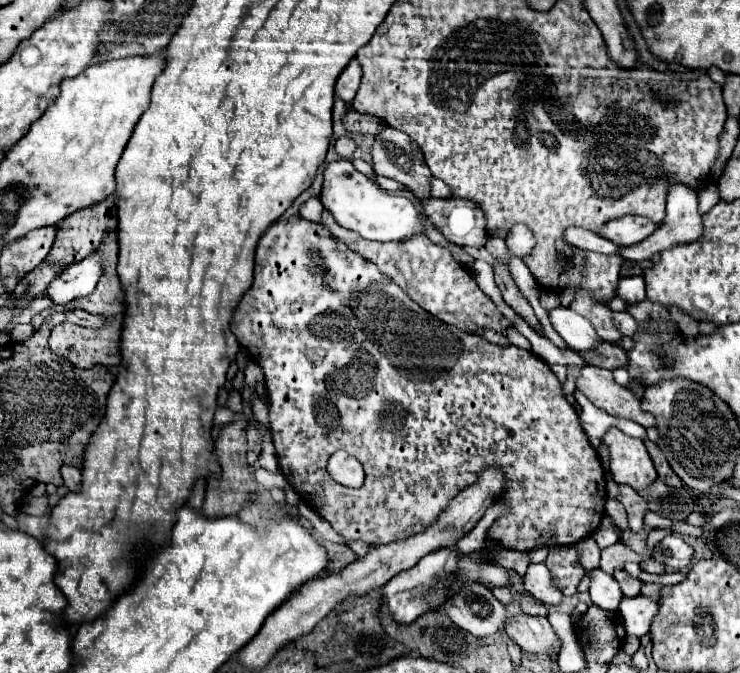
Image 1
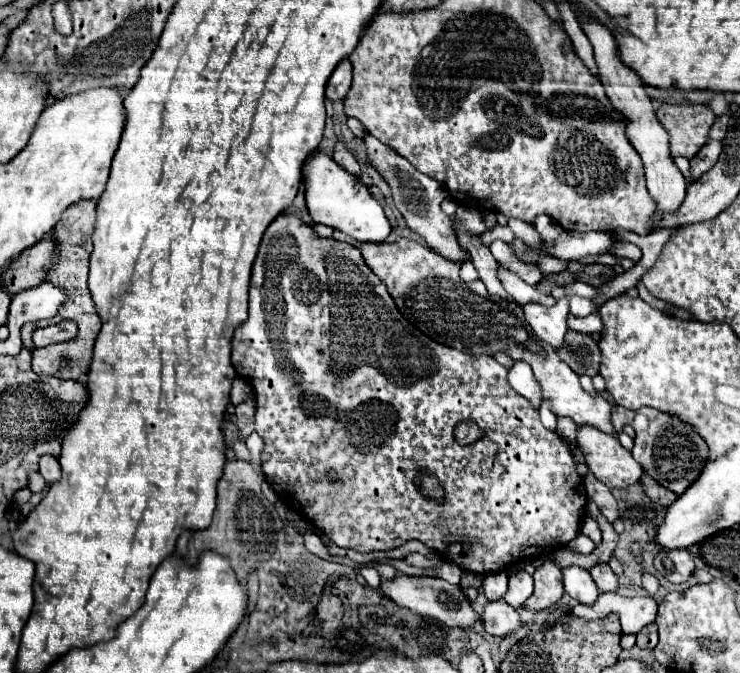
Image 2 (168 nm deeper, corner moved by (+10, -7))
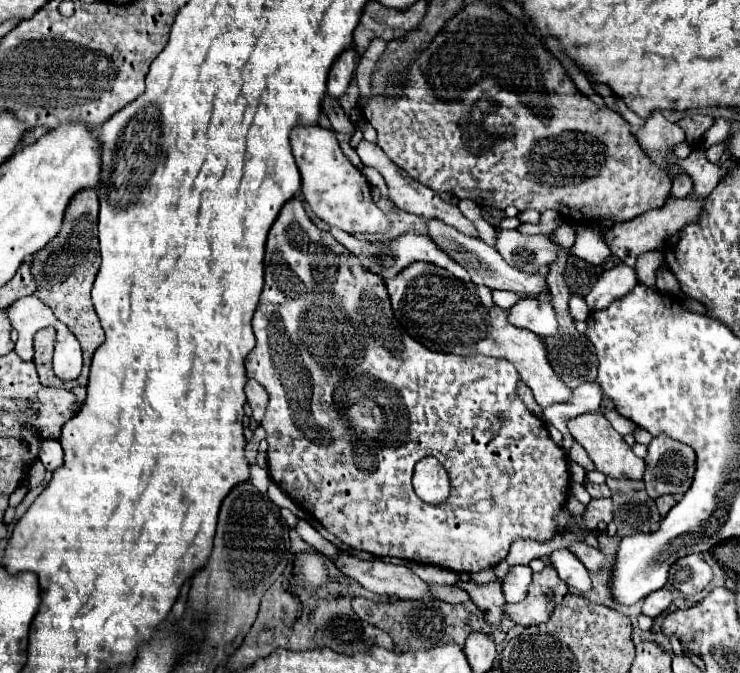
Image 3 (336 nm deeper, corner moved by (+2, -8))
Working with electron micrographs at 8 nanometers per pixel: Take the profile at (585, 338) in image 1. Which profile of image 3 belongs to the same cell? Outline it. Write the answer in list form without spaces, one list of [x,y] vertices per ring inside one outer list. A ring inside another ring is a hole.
[[[523,298],[515,302],[507,310],[507,320],[517,328],[527,328],[533,334],[539,334],[541,338],[557,334],[559,328],[553,306],[549,302],[541,302],[533,298]]]

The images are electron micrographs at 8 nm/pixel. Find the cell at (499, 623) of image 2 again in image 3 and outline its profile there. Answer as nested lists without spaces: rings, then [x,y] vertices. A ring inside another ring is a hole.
[[[473,580],[461,584],[461,588],[469,594],[471,602],[483,612],[483,618],[487,624],[497,624],[505,614],[503,614],[503,592],[501,592],[501,582],[489,582],[489,584],[477,584]]]

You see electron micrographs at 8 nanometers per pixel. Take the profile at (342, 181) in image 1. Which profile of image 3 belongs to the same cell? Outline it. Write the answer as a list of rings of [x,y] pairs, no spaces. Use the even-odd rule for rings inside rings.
[[[297,124],[291,130],[289,142],[301,172],[301,194],[323,222],[341,228],[349,234],[377,234],[389,230],[385,214],[375,206],[371,198],[371,186],[367,178],[341,152],[333,130],[321,128],[319,124]]]

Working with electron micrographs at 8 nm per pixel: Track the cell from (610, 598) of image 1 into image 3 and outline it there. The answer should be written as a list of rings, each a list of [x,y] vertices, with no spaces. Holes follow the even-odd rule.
[[[567,548],[551,552],[549,560],[551,560],[551,566],[557,570],[559,578],[565,584],[569,584],[569,586],[573,586],[577,590],[591,590],[589,572],[585,570],[585,566]]]

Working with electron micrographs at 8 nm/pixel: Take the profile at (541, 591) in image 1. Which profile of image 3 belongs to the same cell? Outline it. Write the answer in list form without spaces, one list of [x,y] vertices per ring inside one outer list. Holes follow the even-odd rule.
[[[513,566],[509,568],[509,574],[503,578],[503,594],[507,602],[521,602],[527,594],[529,582],[531,582],[531,568],[529,566]]]

